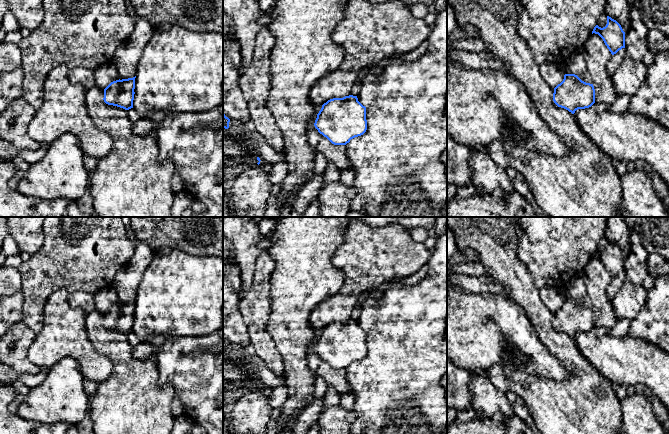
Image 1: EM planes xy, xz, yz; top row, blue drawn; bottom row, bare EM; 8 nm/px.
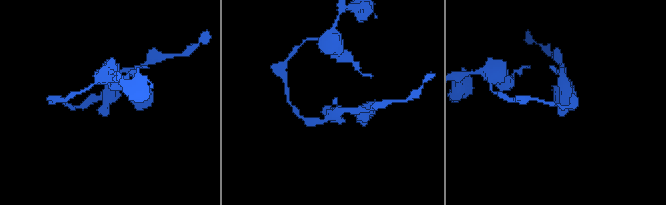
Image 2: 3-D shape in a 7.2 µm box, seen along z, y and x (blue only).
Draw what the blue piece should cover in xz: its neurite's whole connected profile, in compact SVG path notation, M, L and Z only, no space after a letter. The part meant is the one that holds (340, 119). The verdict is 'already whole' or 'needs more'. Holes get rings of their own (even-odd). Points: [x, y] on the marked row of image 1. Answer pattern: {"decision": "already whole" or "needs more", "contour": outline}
{"decision": "already whole", "contour": "M353 95L330 99L322 105L314 126L332 144L346 145L366 132L366 107Z"}

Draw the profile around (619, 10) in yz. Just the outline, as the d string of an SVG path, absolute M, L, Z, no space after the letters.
M607 0L605 14L616 20L626 33L631 26L631 8L628 0Z

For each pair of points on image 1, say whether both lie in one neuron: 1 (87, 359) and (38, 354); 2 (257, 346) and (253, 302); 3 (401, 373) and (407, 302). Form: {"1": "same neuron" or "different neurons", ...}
{"1": "same neuron", "2": "same neuron", "3": "same neuron"}

